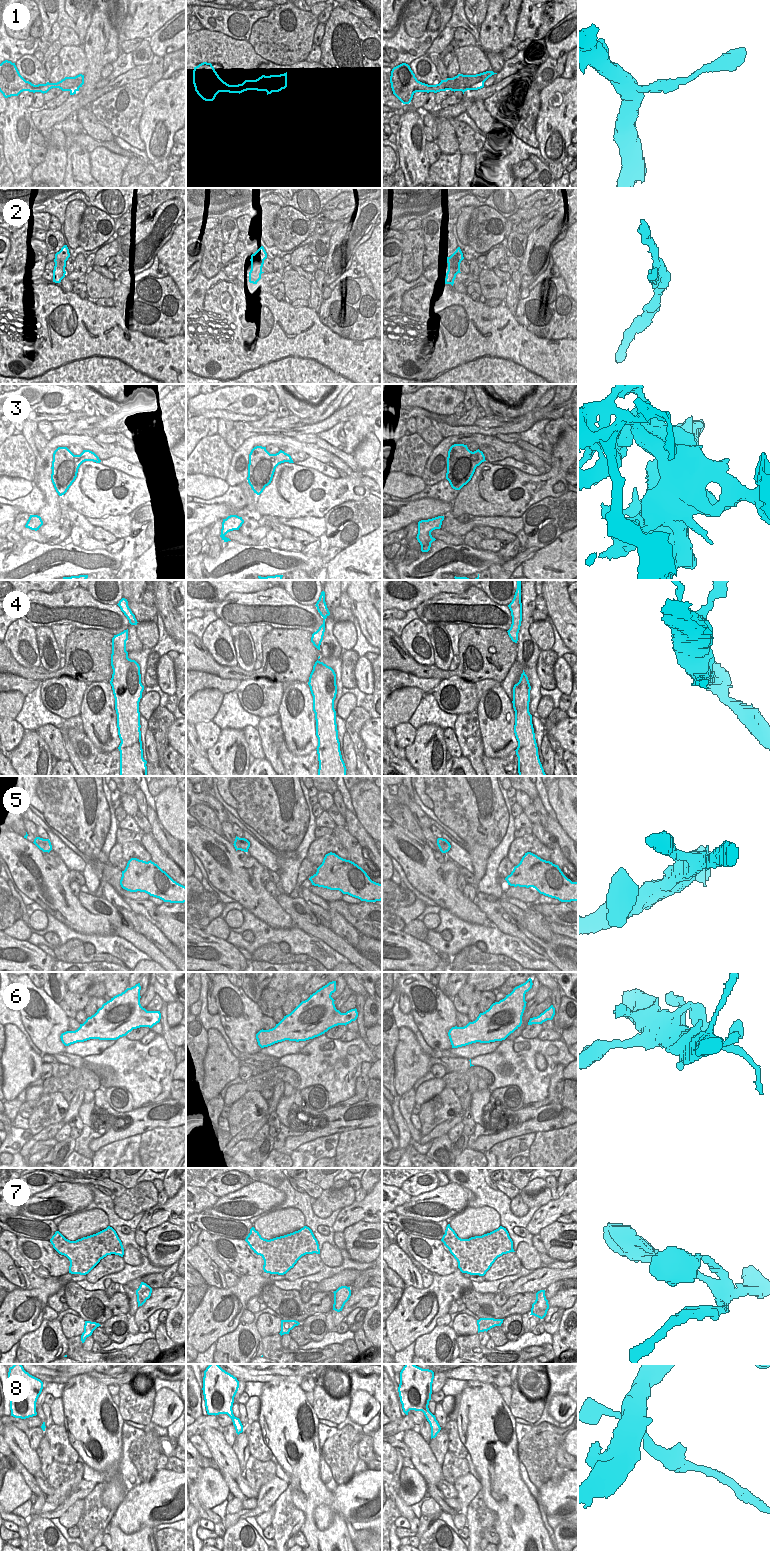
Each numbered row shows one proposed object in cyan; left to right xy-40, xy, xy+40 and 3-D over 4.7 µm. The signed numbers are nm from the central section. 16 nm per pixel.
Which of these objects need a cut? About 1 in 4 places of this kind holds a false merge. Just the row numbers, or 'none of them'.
2, 3, 4, 8

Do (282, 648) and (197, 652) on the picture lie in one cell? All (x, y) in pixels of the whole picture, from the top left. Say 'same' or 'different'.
same

